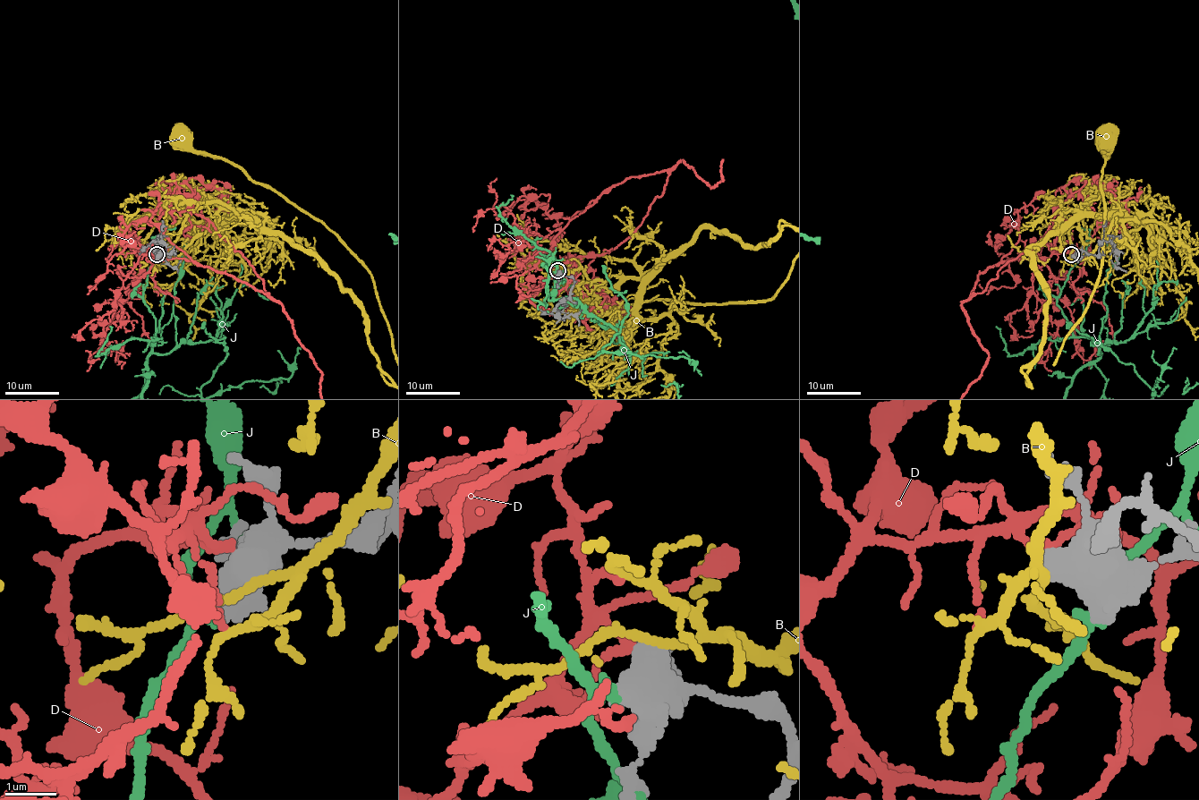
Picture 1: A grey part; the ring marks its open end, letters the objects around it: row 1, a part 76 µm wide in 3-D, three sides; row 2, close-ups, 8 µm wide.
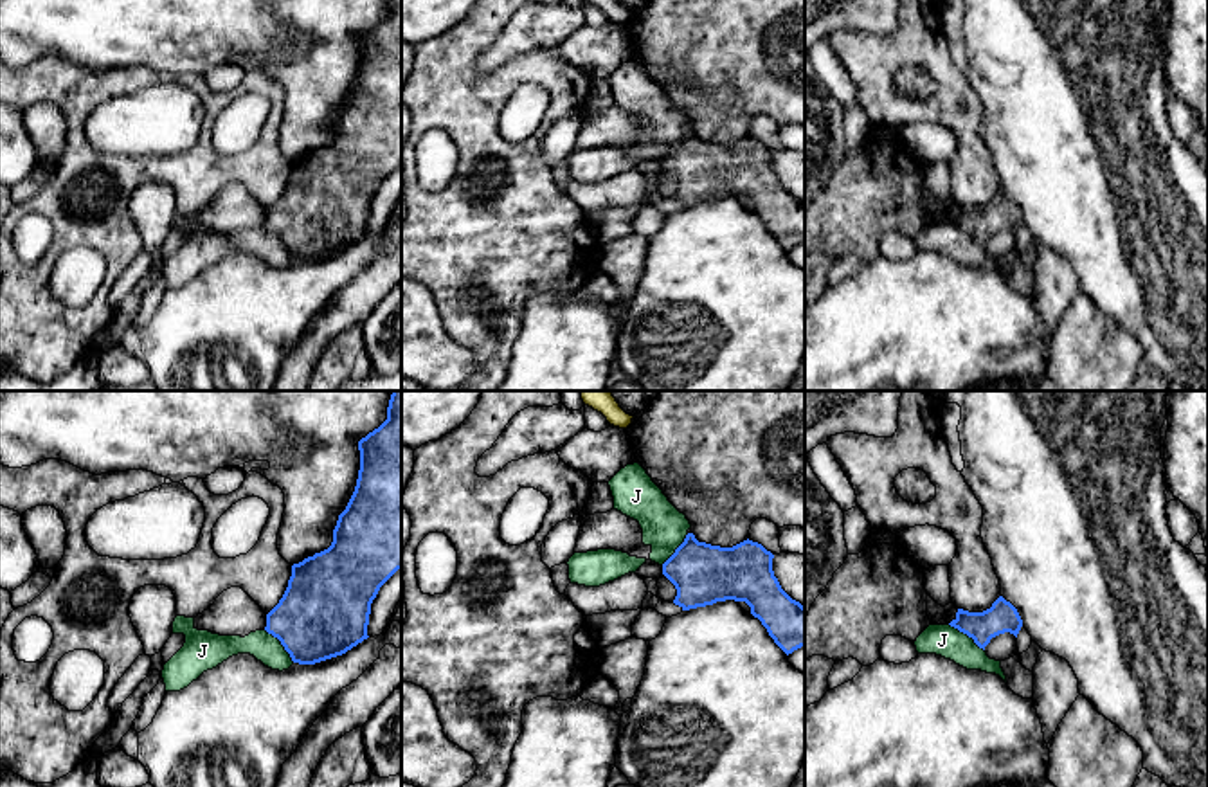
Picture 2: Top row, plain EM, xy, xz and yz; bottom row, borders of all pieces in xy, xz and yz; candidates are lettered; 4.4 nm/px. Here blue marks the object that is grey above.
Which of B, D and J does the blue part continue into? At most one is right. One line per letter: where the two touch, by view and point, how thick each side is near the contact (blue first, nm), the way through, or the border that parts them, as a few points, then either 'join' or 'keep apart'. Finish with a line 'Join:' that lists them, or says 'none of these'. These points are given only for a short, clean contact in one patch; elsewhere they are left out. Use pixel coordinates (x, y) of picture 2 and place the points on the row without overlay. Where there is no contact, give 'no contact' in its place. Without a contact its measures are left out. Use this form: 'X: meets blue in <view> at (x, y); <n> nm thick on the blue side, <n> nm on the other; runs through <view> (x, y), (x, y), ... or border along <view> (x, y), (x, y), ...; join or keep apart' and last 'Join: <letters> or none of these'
B: no contact; keep apart
D: no contact; join
J: meets blue in yz at (967, 231); 140 nm thick on the blue side, 140 nm on the other; keep apart
Join: D

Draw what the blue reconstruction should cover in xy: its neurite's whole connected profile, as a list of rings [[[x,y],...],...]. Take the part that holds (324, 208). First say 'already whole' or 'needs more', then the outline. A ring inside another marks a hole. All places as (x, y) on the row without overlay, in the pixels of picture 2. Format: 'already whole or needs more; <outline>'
already whole; [[[389,0],[387,16],[358,38],[360,67],[355,88],[338,112],[328,146],[292,162],[288,184],[266,211],[265,227],[277,234],[293,259],[315,261],[346,250],[367,236],[371,200],[380,184],[401,166],[401,0]]]

